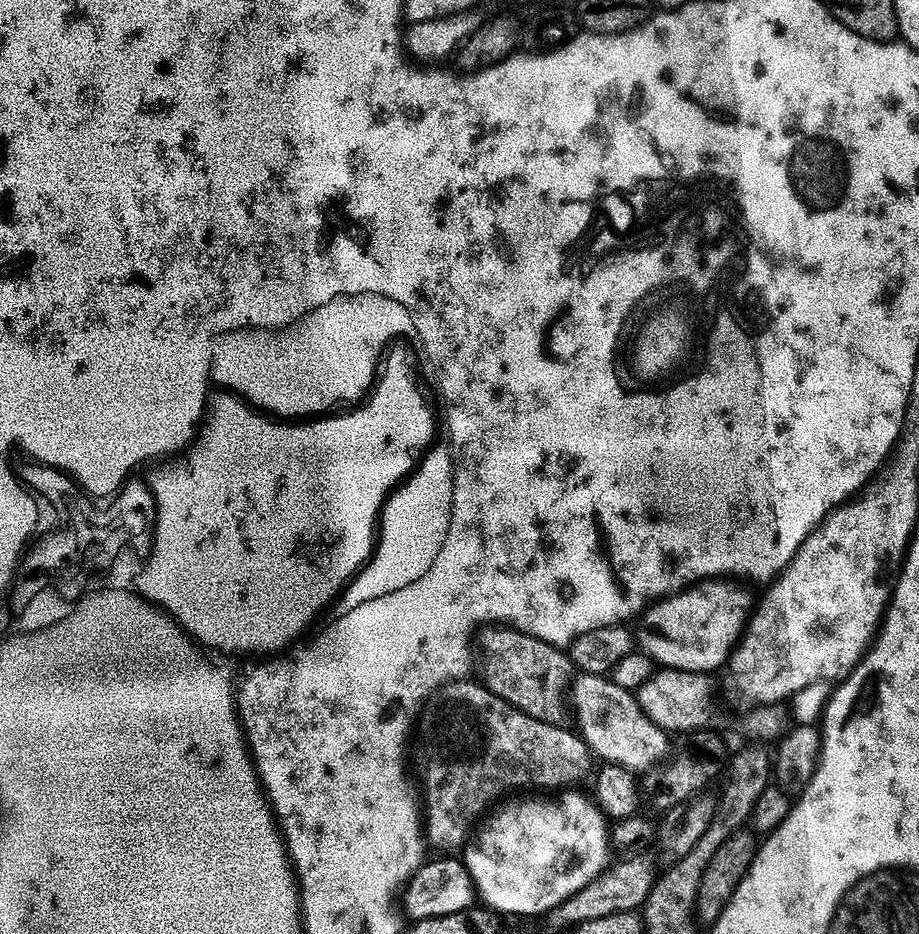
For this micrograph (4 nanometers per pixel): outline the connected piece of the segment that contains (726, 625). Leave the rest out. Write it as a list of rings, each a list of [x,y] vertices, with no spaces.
[[[701,582],[653,603],[643,613],[645,626],[653,628],[665,640],[665,644],[656,644],[652,648],[660,666],[677,672],[709,674],[728,662],[730,651],[736,646],[746,626],[745,620],[732,618],[732,614],[750,614],[750,610],[732,610],[732,600],[740,600],[744,594],[723,584]]]

